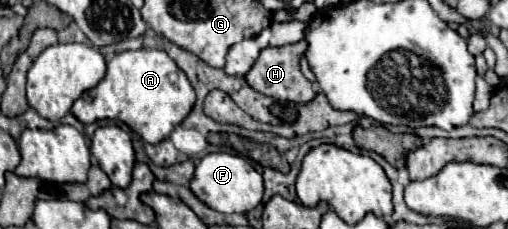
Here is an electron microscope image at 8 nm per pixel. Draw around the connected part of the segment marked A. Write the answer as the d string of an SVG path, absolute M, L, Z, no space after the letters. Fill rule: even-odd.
M139 49L117 53L107 63L107 75L91 91L83 93L71 107L71 113L81 123L99 119L119 119L137 131L143 141L159 143L191 113L195 105L195 89L191 87L183 69L159 49Z

